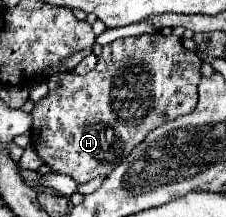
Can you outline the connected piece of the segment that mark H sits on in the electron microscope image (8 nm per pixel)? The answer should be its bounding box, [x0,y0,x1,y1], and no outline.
[33,34,201,182]

